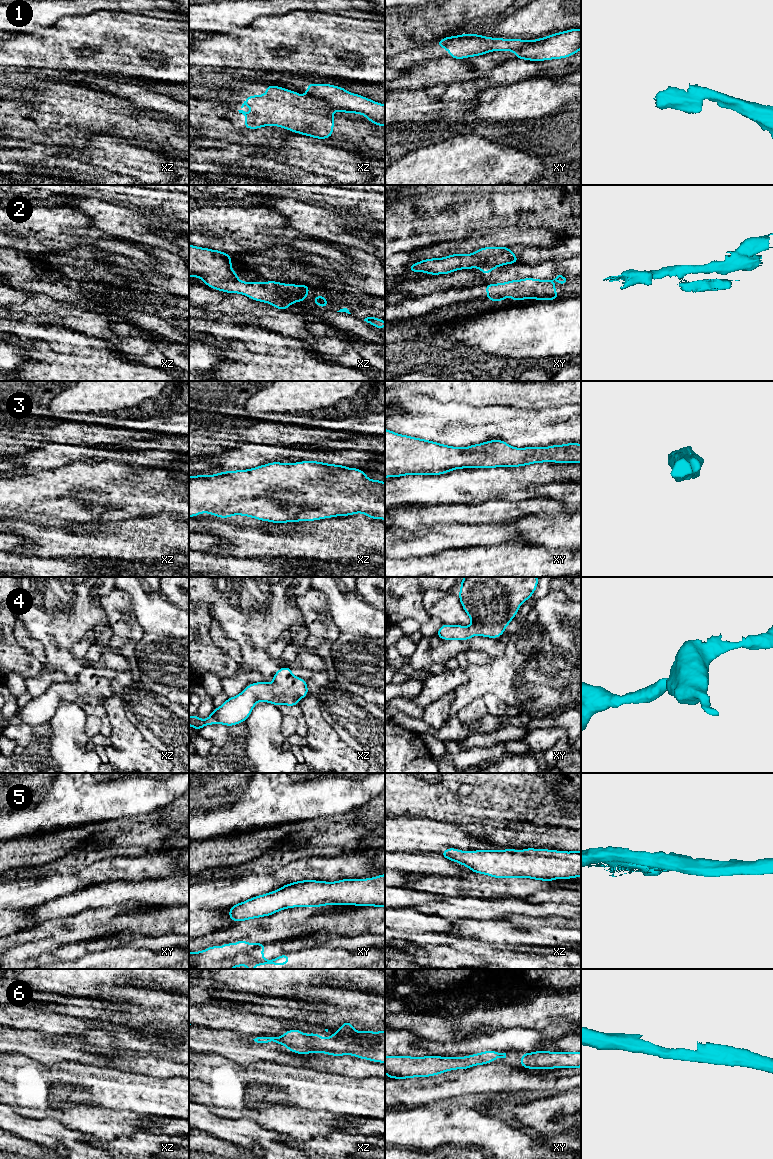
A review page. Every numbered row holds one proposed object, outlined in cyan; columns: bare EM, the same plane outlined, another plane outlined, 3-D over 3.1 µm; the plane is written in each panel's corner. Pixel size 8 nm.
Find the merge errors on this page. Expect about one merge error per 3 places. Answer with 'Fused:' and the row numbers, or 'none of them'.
Fused: 1, 2

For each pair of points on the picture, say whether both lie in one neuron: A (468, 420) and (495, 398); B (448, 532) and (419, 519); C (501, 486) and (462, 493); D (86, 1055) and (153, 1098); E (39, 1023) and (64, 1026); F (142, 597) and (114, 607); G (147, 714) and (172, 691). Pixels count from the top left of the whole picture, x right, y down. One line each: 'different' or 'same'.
A: different
B: different
C: same
D: different
E: same
F: different
G: different

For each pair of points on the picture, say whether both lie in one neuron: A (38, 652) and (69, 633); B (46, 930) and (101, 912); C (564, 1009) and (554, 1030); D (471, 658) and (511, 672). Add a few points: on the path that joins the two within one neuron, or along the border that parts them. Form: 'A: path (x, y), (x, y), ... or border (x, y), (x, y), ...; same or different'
A: border (28, 631), (42, 644), (43, 663); different
B: path (60, 924), (87, 922); same
C: border (570, 1023), (556, 1023), (541, 1029), (534, 1029); different
D: border (492, 658), (486, 663), (471, 664), (463, 669); different

